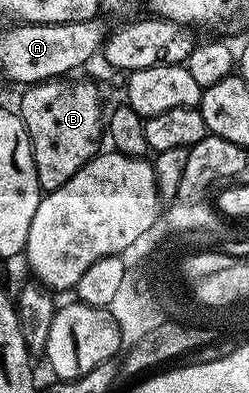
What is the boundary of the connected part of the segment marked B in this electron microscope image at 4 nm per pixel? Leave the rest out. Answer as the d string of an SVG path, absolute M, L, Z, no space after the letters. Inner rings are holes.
M77 77L50 79L48 83L26 86L21 95L19 114L31 141L35 173L42 192L67 185L83 165L99 153L97 142L103 139L101 95L93 83Z

